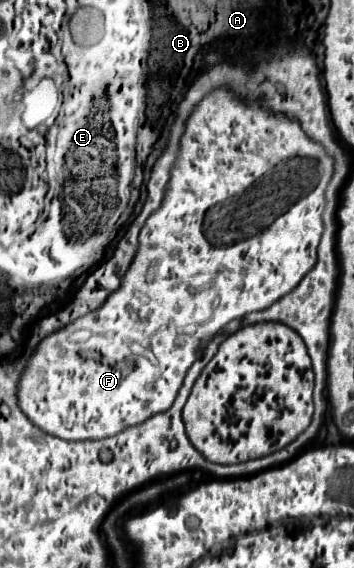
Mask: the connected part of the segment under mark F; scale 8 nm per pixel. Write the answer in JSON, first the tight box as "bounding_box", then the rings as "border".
{"bounding_box":[19,89,333,441],"border":[[[217,89],[217,91],[209,93],[195,107],[193,115],[187,121],[187,129],[183,133],[181,147],[179,147],[179,159],[171,171],[171,181],[165,189],[163,205],[159,207],[159,211],[155,211],[147,219],[145,227],[141,229],[139,251],[137,251],[137,255],[131,263],[131,269],[127,271],[119,291],[115,291],[115,295],[111,295],[107,299],[107,303],[103,303],[103,307],[99,307],[99,311],[93,311],[91,315],[83,315],[83,319],[77,319],[75,323],[69,323],[67,327],[63,327],[63,331],[43,339],[43,343],[31,355],[27,367],[21,375],[21,383],[19,383],[19,405],[21,405],[23,413],[45,433],[51,433],[65,441],[85,441],[85,439],[111,437],[131,425],[141,423],[143,419],[171,407],[187,369],[193,365],[193,361],[197,361],[203,355],[203,349],[207,347],[211,337],[223,325],[227,325],[231,319],[245,317],[247,313],[267,309],[281,295],[289,293],[299,283],[299,279],[303,279],[303,275],[315,265],[317,245],[319,245],[319,239],[323,233],[323,223],[321,223],[321,213],[325,207],[323,191],[331,179],[331,171],[333,171],[333,159],[329,155],[325,155],[325,151],[323,151],[323,147],[319,147],[319,143],[311,143],[311,139],[307,139],[307,135],[303,135],[303,129],[299,127],[299,123],[285,119],[281,115],[275,115],[275,113],[263,111],[253,103],[243,105],[227,89]]]}

